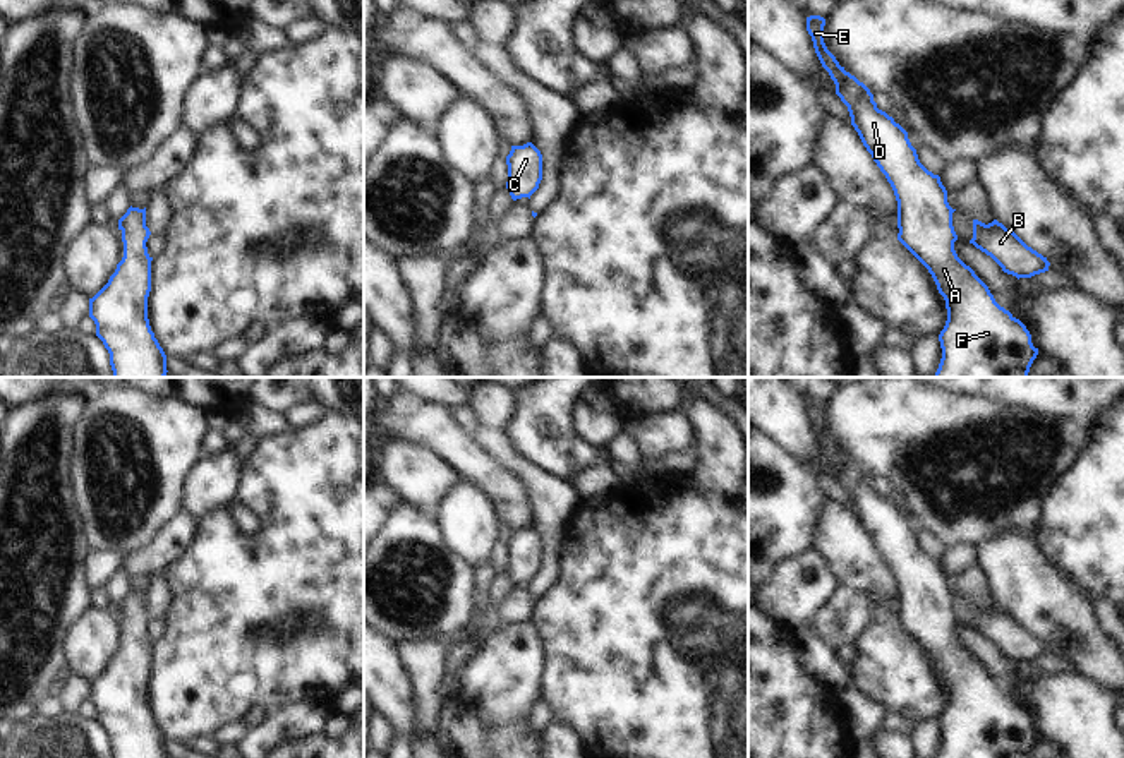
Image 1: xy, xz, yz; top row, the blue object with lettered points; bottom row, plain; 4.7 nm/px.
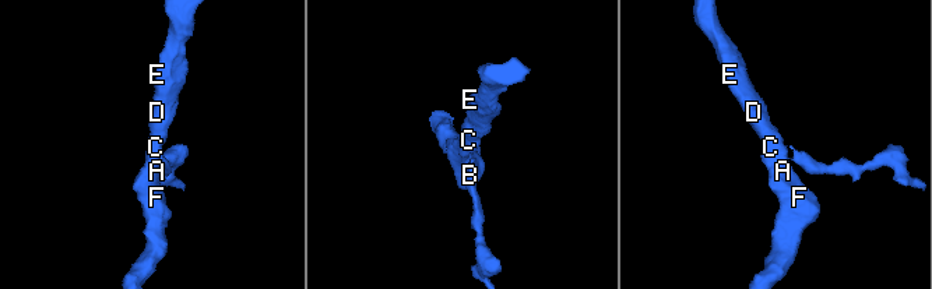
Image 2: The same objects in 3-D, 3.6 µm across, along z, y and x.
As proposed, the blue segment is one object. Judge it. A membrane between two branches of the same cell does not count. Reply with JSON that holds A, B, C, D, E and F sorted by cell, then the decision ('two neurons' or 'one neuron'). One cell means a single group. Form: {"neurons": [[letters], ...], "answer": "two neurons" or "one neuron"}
{"neurons": [["A", "C", "D", "E", "F"], ["B"]], "answer": "two neurons"}

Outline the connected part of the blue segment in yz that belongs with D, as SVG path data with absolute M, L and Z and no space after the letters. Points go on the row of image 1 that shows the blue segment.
M807 17L815 53L836 84L836 94L848 106L851 125L863 146L885 175L897 201L897 240L928 269L939 293L946 300L947 321L939 334L942 358L934 377L1028 377L1038 355L1026 326L1000 307L988 286L966 266L954 250L958 235L952 226L947 190L939 175L928 171L918 159L908 132L885 111L877 108L870 89L839 65L824 43L825 19Z

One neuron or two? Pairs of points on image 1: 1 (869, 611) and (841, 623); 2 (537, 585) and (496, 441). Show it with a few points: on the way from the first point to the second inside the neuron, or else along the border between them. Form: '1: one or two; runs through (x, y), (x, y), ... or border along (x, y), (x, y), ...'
1: one; runs through (862, 611), (853, 611), (848, 616)
2: one; runs through (549, 549), (549, 496), (531, 477)

